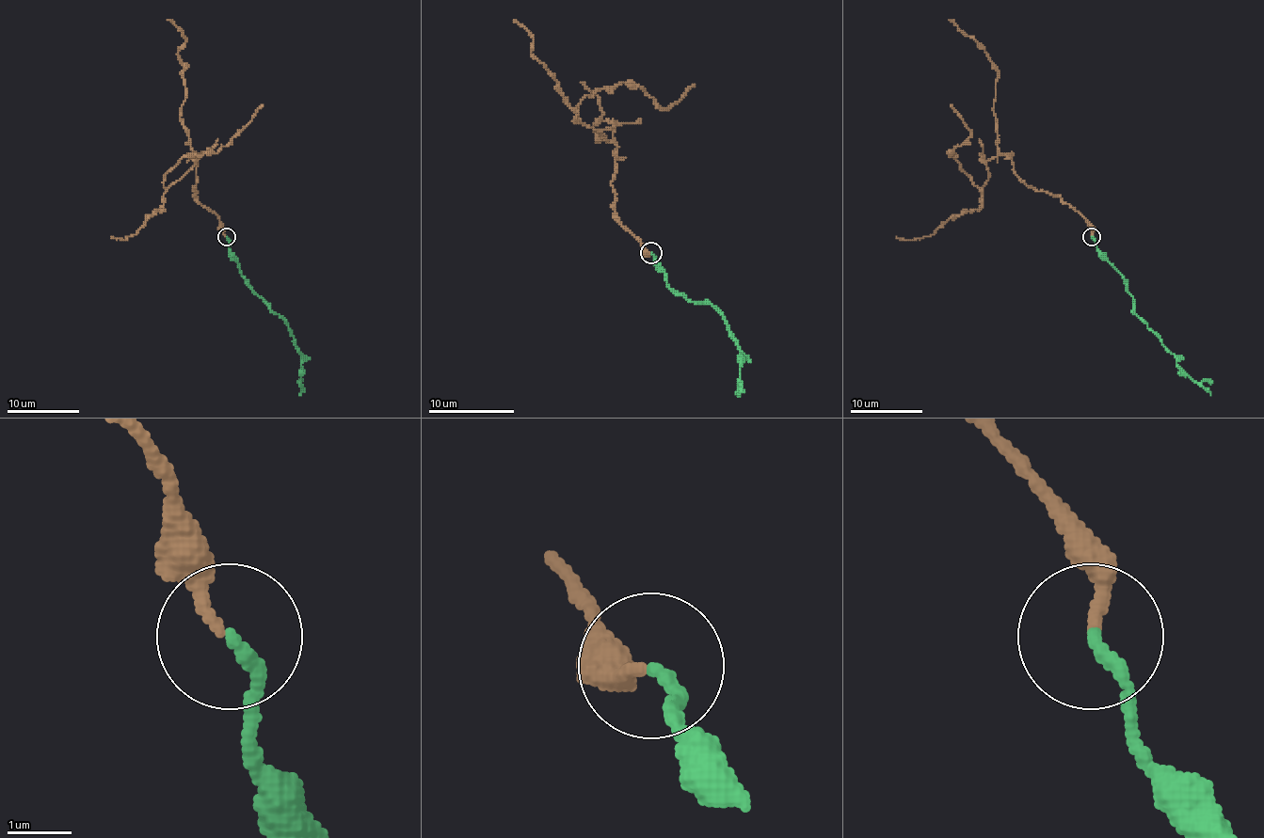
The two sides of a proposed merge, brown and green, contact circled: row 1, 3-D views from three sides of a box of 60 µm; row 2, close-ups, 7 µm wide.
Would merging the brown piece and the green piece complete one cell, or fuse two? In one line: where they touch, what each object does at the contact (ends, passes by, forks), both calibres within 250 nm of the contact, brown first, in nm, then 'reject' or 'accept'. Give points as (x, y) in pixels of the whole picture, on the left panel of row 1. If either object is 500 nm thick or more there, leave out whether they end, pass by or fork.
place (226, 237); brown ends; green ends; calibres 200 and 200 nm; reject

